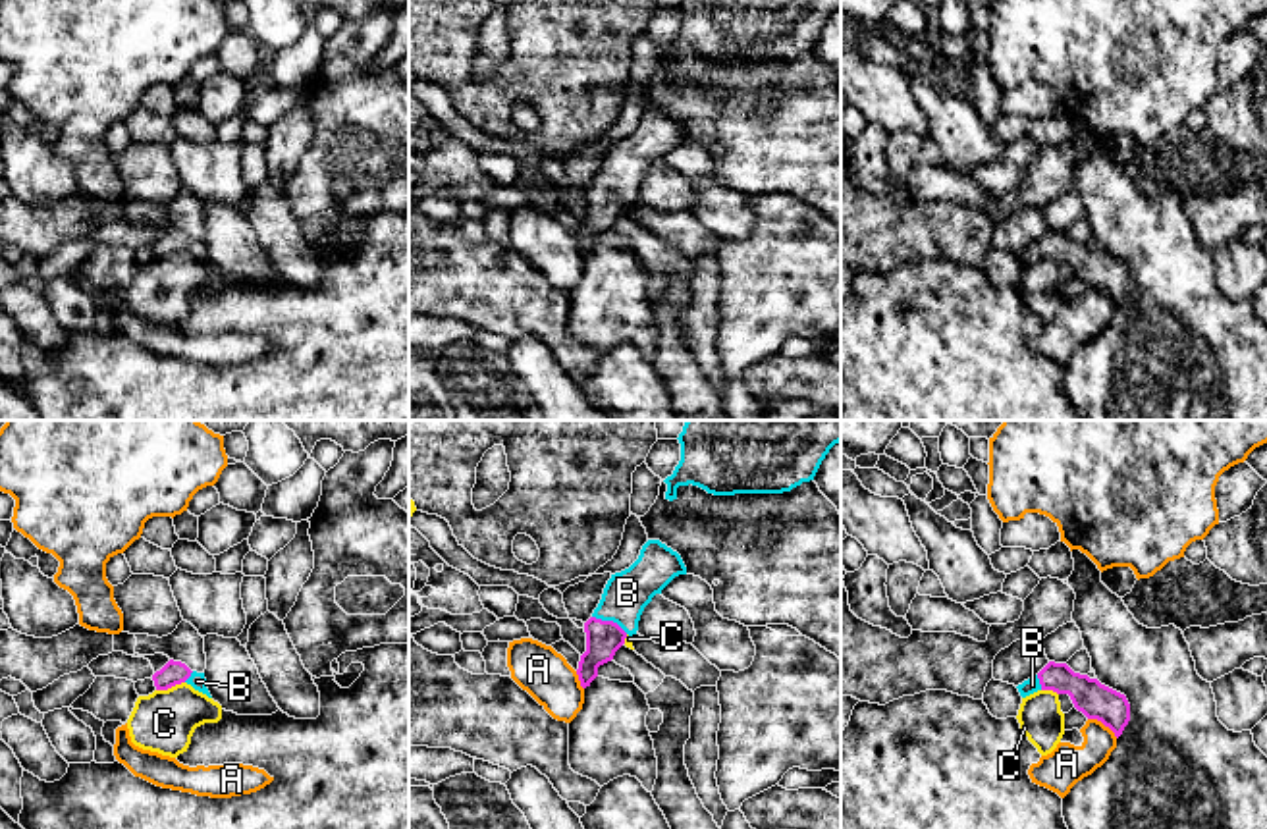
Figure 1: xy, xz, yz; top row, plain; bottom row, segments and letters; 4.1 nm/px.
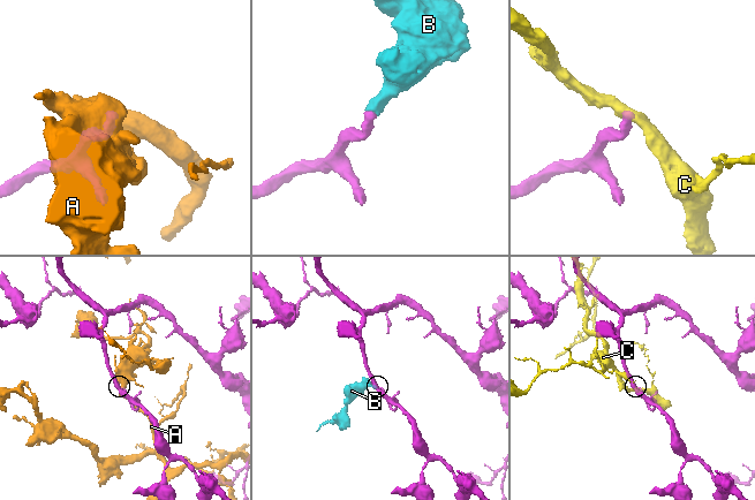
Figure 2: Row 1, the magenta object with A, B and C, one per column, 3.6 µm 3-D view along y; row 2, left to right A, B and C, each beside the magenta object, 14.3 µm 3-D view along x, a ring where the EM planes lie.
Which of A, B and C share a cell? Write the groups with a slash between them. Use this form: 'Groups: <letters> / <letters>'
Groups: A / B / C

